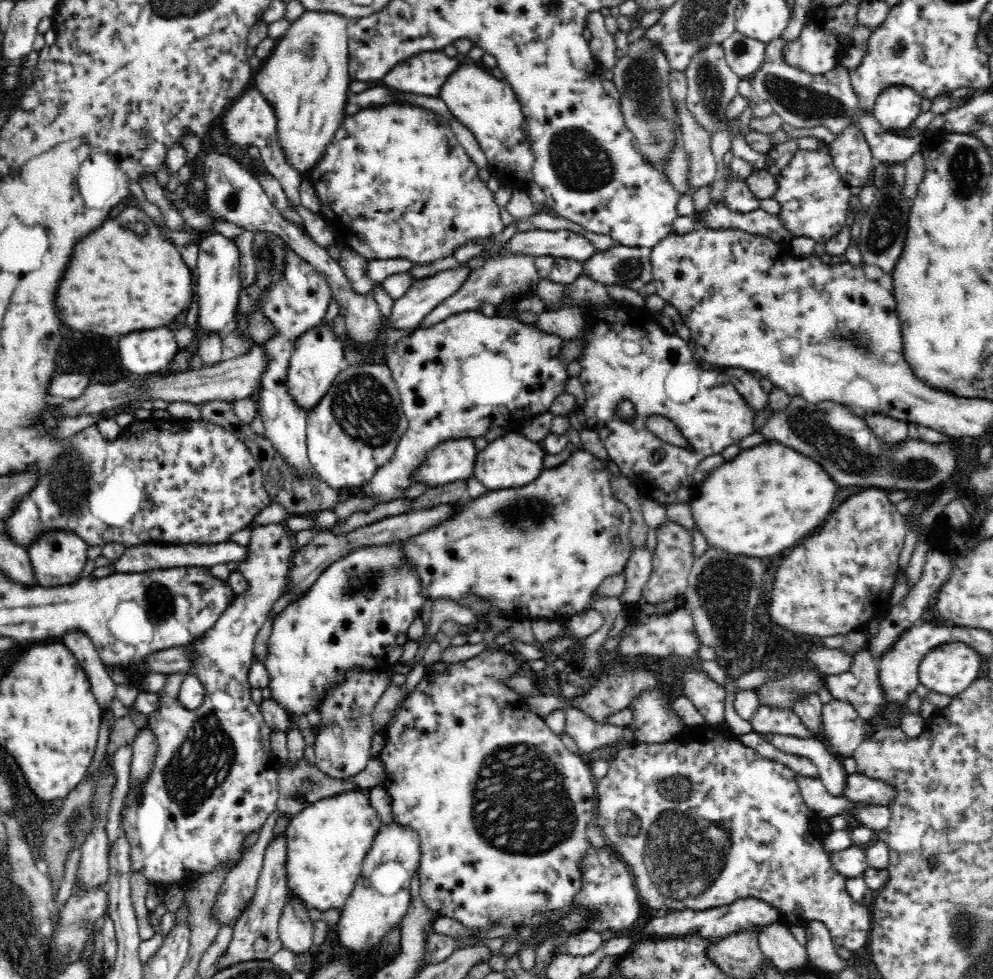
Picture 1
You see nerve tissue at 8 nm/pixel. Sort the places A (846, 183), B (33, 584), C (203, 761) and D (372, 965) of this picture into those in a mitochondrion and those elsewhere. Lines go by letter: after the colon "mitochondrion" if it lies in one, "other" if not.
A: other
B: other
C: mitochondrion
D: other

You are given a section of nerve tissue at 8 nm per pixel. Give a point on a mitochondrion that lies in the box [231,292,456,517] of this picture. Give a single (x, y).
(363, 409)

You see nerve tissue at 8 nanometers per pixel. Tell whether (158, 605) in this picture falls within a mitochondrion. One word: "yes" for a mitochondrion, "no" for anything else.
yes

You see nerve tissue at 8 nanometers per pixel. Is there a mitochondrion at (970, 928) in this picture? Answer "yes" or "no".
yes

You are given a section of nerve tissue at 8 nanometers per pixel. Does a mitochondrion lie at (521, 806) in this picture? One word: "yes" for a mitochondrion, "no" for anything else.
yes

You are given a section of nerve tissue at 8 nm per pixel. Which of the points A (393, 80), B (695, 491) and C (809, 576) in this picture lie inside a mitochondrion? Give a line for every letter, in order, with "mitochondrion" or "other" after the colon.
A: other
B: other
C: other

